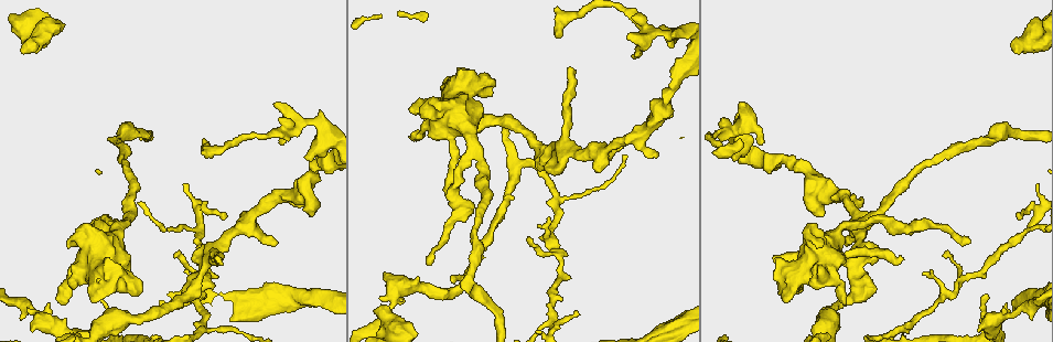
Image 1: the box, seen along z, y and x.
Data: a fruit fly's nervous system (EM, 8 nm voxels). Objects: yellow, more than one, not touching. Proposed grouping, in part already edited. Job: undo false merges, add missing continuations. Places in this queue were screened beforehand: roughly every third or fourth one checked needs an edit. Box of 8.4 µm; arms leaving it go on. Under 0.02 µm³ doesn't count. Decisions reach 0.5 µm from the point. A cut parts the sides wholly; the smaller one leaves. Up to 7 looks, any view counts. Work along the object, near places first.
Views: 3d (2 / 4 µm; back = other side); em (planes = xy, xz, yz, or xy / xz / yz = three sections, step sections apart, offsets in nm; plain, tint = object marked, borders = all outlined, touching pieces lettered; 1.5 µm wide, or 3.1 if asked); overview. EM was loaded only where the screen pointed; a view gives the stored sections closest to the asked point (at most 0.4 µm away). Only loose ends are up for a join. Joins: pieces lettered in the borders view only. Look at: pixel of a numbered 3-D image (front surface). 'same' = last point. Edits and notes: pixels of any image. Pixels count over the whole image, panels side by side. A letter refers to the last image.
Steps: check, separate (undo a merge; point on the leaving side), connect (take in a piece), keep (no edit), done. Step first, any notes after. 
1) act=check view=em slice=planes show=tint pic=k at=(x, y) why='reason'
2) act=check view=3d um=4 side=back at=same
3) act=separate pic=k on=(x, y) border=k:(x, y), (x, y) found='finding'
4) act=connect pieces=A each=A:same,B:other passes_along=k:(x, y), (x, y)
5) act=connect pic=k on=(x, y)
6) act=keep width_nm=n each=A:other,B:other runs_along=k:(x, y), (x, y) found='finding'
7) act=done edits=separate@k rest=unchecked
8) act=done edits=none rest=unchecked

act=check view=3d um=2 side=back pic=1 at=(21, 52) why='stops while still wide'

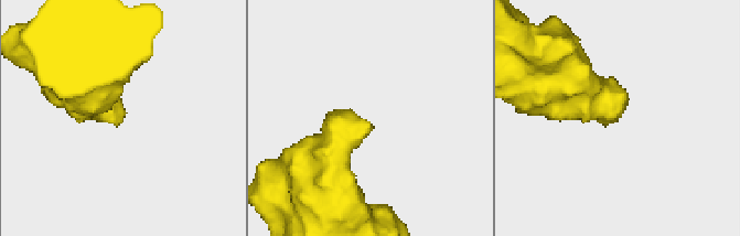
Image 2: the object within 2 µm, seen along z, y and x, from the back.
act=check view=em slice=planes show=borders pic=2 at=(370, 124)

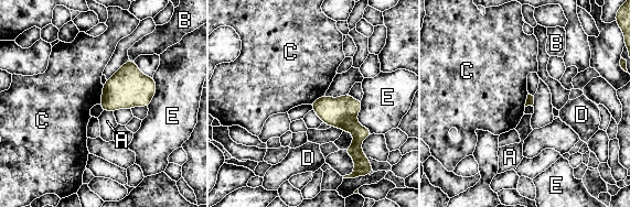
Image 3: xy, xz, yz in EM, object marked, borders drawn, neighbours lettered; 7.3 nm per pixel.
act=keep each=A:other,B:other,C:other,D:other,E:other border=3:(104, 85), (99, 104) found='none of them fits'

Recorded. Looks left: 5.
act=check view=em um=3.1 slice=xz step=16 show=tint pic=1 at=(970, 242)

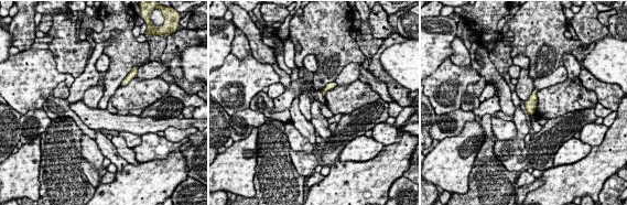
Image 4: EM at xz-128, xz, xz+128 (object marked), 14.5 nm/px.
act=check view=em um=3.1 slice=planes show=borders at=same why='another direction'

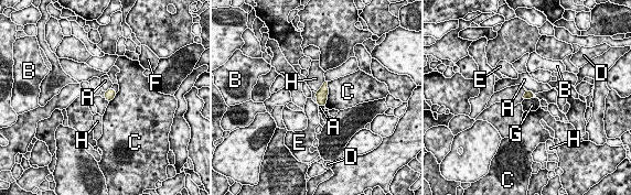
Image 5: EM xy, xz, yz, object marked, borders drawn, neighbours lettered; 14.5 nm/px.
act=keep width_nm=130 each=A:other,B:other,C:other,D:other,E:other,F:other,G:other,H:other border=5:(533, 97), (523, 100) found='none of them fits'

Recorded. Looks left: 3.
act=check view=3d um=4 pic=1 at=(575, 70) why='an open end'

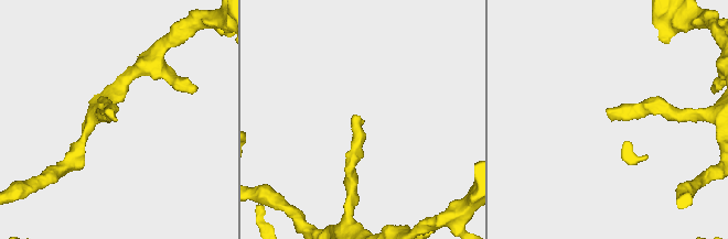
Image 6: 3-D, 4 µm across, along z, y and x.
act=check view=em slice=yz step=4 show=borders pic=6 at=(115, 119)

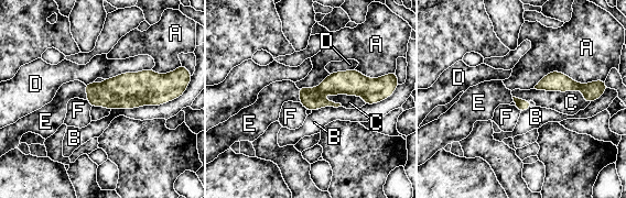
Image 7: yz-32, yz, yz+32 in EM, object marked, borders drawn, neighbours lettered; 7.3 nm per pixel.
act=connect pieces=E each=A:other,B:other,C:other,D:other,E:same,F:other found='the neuron continues'

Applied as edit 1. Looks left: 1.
act=done edits=connect@7 rest=unchecked

